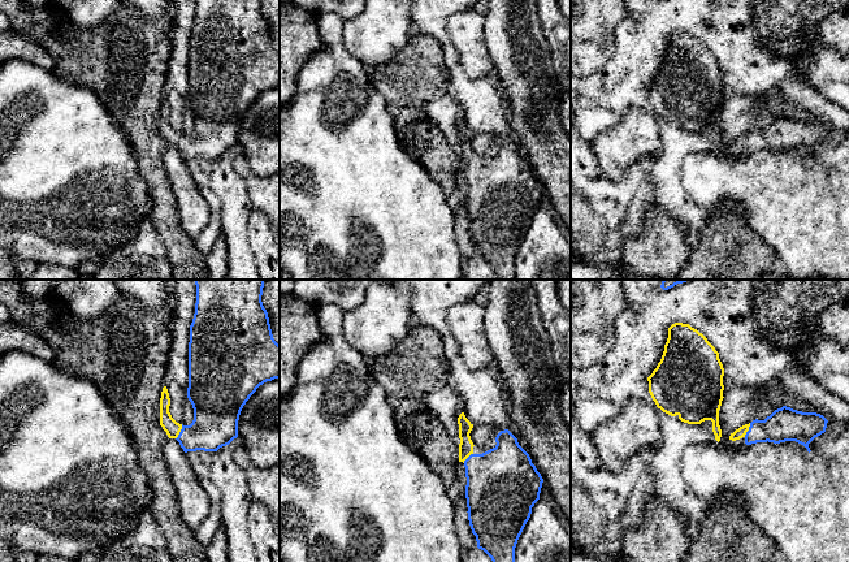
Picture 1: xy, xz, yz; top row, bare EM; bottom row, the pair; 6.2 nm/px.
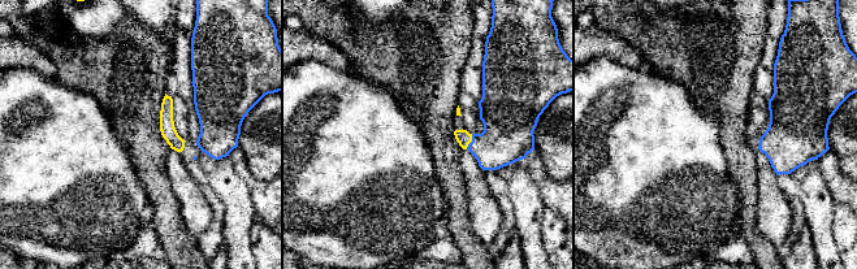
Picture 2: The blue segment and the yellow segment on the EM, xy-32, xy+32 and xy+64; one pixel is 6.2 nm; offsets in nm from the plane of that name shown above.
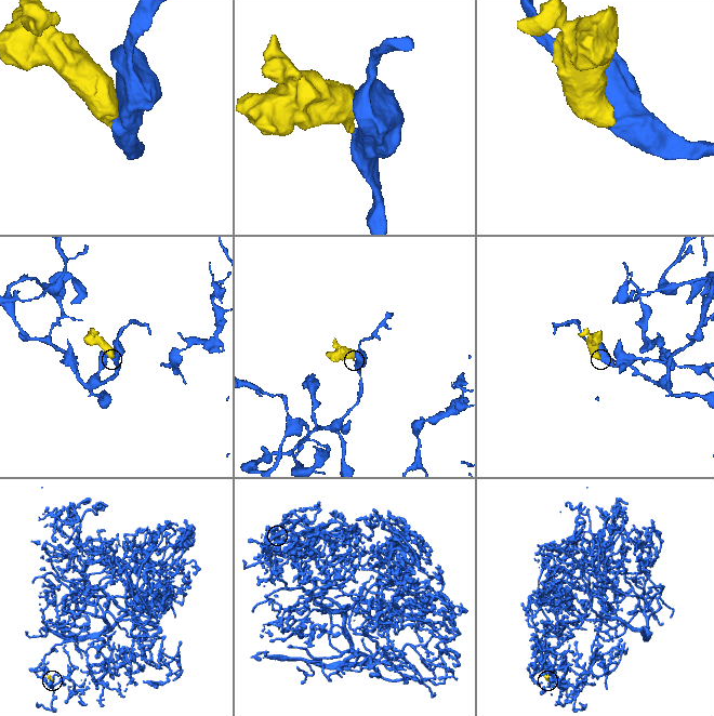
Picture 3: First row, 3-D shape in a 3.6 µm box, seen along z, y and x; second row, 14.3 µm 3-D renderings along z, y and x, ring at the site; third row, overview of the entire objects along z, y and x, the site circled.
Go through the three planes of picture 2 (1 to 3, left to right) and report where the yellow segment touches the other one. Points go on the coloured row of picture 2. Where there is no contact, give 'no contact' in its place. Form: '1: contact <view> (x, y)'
1: no contact
2: contact xy+32 (471, 142)
3: no contact

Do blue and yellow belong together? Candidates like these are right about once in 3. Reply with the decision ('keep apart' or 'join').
join

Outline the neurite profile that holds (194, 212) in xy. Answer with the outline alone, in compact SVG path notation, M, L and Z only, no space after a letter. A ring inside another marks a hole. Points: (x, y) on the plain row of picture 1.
M168 147L164 164L176 196L181 226L195 241L209 221L209 204L202 195L186 161L176 147Z

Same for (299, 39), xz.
M293 1L280 4L280 107L291 100L302 66L320 47L317 16Z

